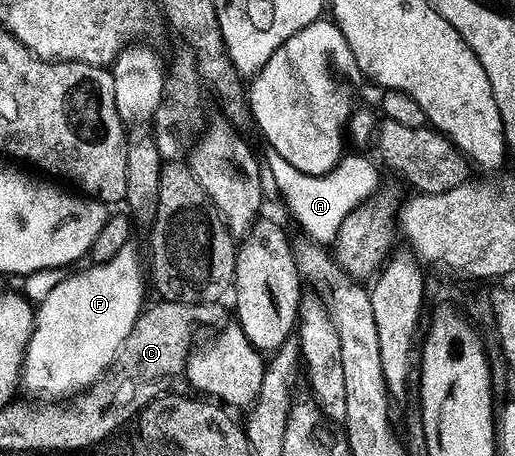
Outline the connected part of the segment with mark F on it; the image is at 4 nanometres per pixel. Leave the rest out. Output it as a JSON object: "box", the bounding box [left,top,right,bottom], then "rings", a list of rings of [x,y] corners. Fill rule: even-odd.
{"box":[20,242,147,401],"rings":[[[132,242],[123,245],[123,249],[119,249],[119,253],[115,253],[115,257],[111,257],[111,261],[106,263],[93,263],[89,265],[86,271],[77,271],[74,275],[69,275],[66,279],[61,279],[49,292],[45,295],[45,300],[42,301],[41,307],[36,308],[35,318],[33,321],[33,332],[29,338],[29,343],[25,347],[25,359],[21,363],[21,382],[20,386],[23,391],[26,391],[28,398],[33,401],[69,401],[74,395],[80,391],[84,391],[100,379],[102,375],[108,371],[109,366],[112,365],[114,357],[119,353],[119,349],[123,345],[123,341],[127,341],[127,337],[131,333],[131,329],[135,325],[137,318],[141,316],[143,308],[146,306],[145,300],[145,281],[147,285],[147,275],[141,272],[141,255],[135,249],[136,246]]]}

